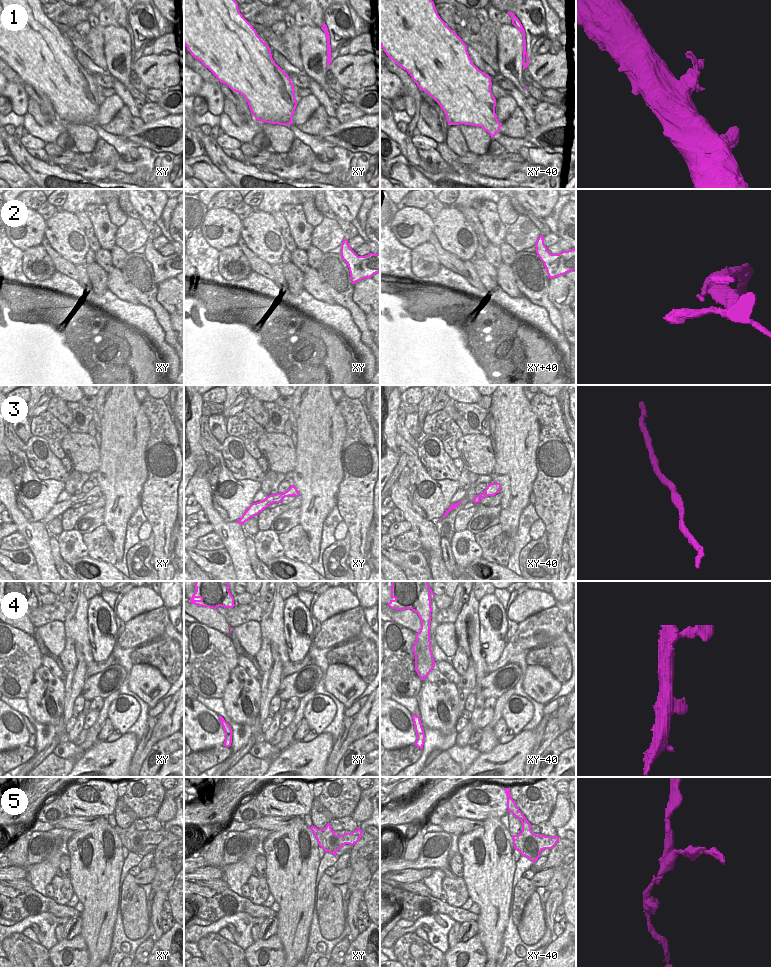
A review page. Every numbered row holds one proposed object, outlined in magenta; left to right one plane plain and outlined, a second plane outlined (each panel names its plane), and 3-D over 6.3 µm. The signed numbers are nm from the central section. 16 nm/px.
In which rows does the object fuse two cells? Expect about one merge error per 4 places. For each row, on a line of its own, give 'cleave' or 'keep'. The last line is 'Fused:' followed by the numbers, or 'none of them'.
1: keep
2: keep
3: keep
4: keep
5: cleave
Fused: 5

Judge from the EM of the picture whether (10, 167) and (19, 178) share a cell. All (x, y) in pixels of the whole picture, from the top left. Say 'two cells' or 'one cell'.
one cell

